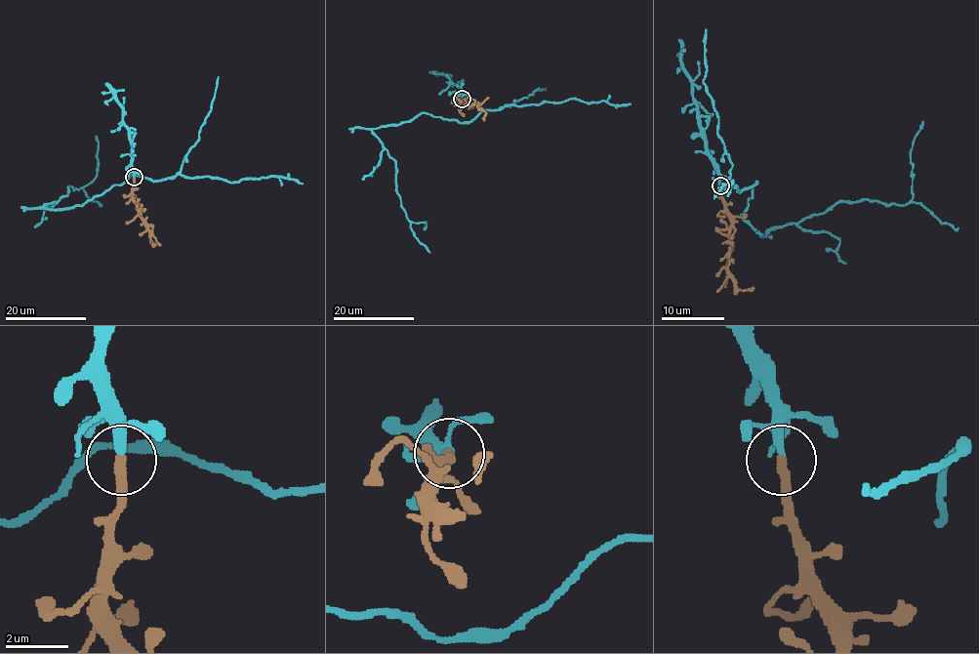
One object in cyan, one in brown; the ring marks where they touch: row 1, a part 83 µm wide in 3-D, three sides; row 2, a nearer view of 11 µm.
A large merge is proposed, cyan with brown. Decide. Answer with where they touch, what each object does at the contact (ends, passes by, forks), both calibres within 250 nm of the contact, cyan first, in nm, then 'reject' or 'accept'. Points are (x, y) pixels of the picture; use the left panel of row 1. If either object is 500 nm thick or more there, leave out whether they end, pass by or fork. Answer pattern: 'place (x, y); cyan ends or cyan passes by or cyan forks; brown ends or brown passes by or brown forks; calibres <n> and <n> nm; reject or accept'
place (134, 177); cyan passes by; brown ends; calibres 240 and 320 nm; accept

